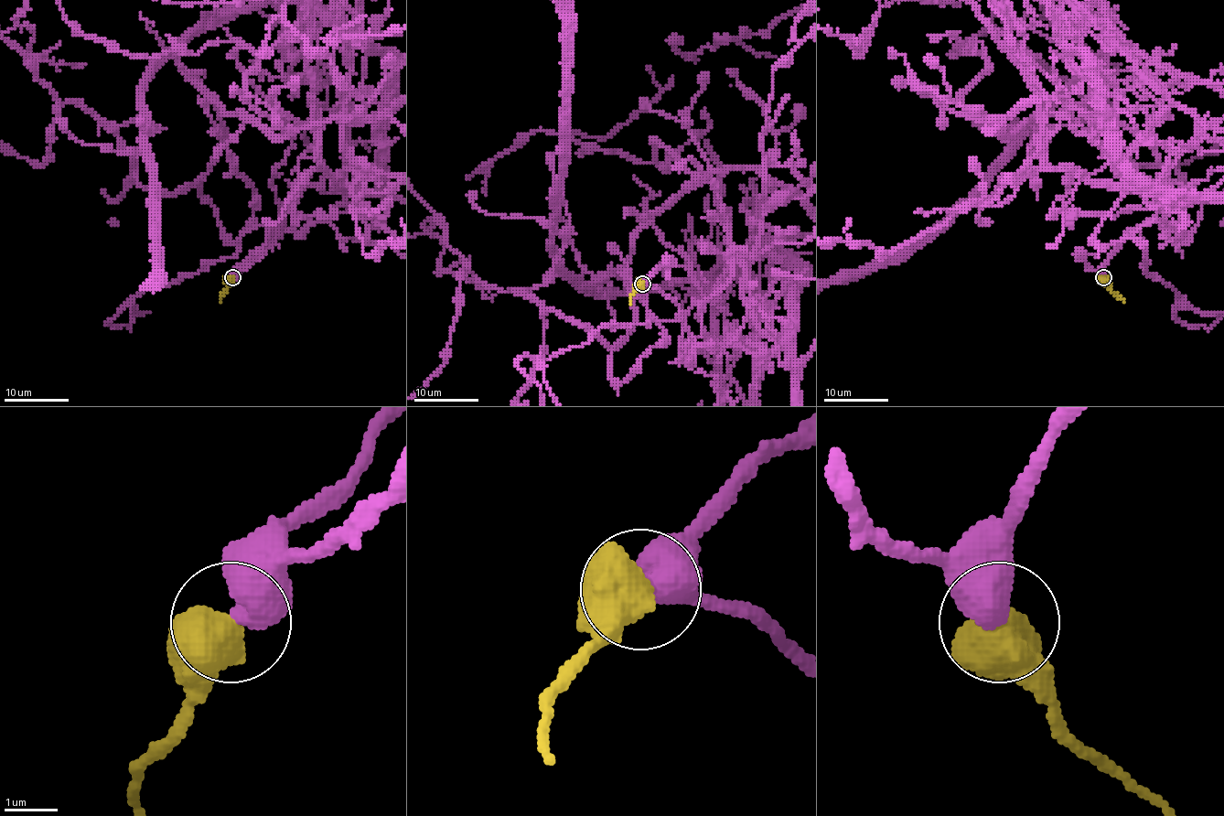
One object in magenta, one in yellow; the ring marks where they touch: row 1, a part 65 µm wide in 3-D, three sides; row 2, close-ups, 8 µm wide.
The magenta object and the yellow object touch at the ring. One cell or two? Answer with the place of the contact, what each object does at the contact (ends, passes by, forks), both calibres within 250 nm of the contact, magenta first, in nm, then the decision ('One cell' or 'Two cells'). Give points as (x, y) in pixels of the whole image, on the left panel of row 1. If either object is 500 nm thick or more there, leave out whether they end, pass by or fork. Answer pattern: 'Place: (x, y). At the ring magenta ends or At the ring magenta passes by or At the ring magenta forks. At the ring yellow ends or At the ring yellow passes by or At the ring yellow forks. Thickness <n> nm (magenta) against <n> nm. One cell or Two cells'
Place: (232, 277). Thickness 600 nm (magenta) against 700 nm. One cell

